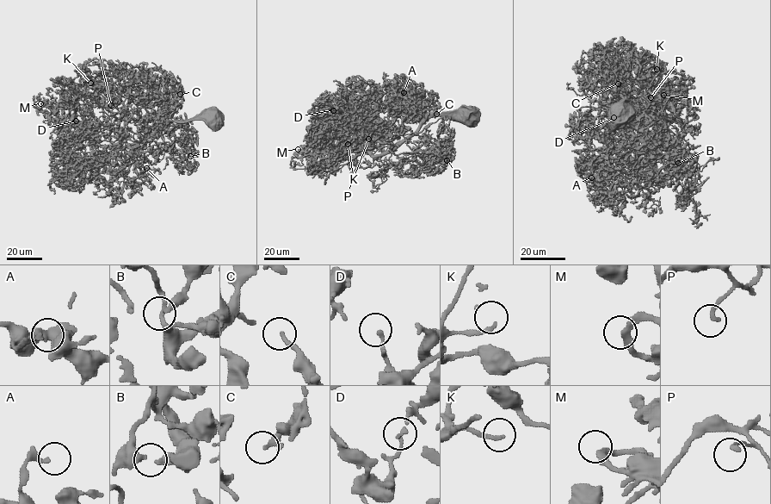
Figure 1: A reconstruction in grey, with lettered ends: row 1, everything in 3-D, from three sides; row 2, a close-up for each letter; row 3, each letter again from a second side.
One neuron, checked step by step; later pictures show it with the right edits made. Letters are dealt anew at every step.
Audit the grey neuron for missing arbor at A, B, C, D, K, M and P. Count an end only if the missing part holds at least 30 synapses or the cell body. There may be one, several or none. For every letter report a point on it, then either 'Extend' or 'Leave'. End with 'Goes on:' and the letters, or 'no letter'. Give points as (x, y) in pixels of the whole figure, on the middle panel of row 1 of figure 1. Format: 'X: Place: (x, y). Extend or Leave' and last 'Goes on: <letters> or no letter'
A: Place: (404, 92). Leave
B: Place: (447, 160). Leave
C: Place: (436, 114). Leave
D: Place: (333, 110). Leave
K: Place: (348, 144). Leave
M: Place: (298, 149). Leave
P: Place: (368, 139). Leave
Goes on: no letter

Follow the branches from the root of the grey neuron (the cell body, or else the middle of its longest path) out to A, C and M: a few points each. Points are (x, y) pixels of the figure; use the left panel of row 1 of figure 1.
A: (210, 115), (170, 121), (114, 146), (107, 162), (122, 167), (138, 154), (146, 168)
C: (210, 115), (170, 121), (114, 146), (131, 152), (147, 121), (174, 93), (180, 103), (180, 94)
M: (210, 115), (170, 121), (135, 143), (113, 147), (96, 142), (81, 111), (69, 102), (58, 107), (40, 103)

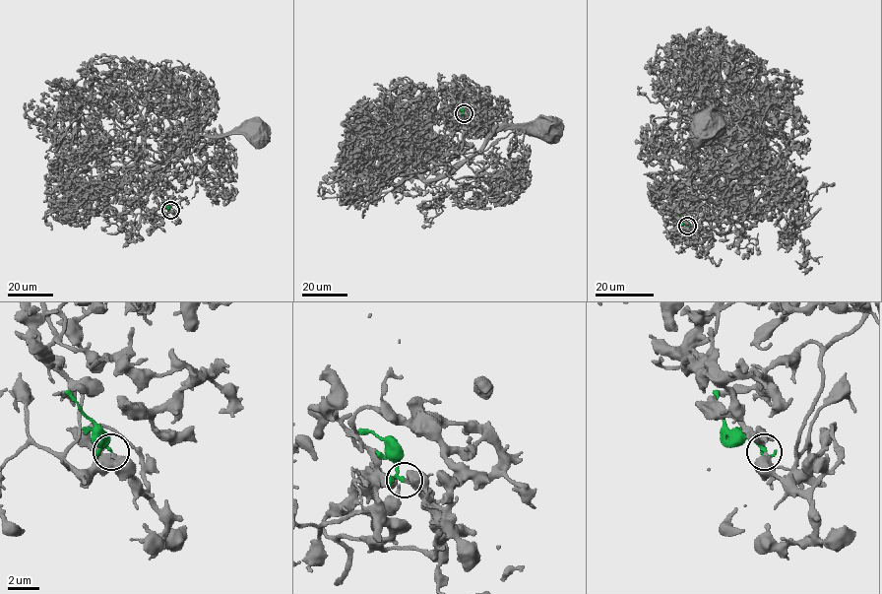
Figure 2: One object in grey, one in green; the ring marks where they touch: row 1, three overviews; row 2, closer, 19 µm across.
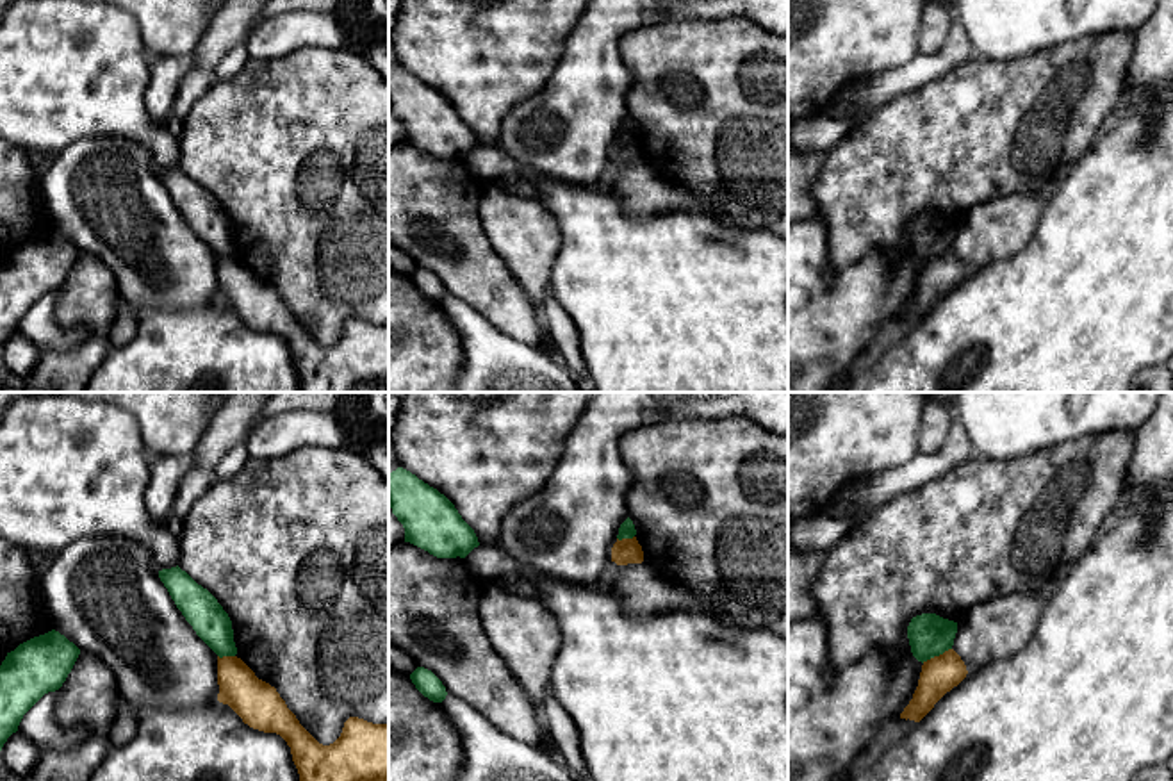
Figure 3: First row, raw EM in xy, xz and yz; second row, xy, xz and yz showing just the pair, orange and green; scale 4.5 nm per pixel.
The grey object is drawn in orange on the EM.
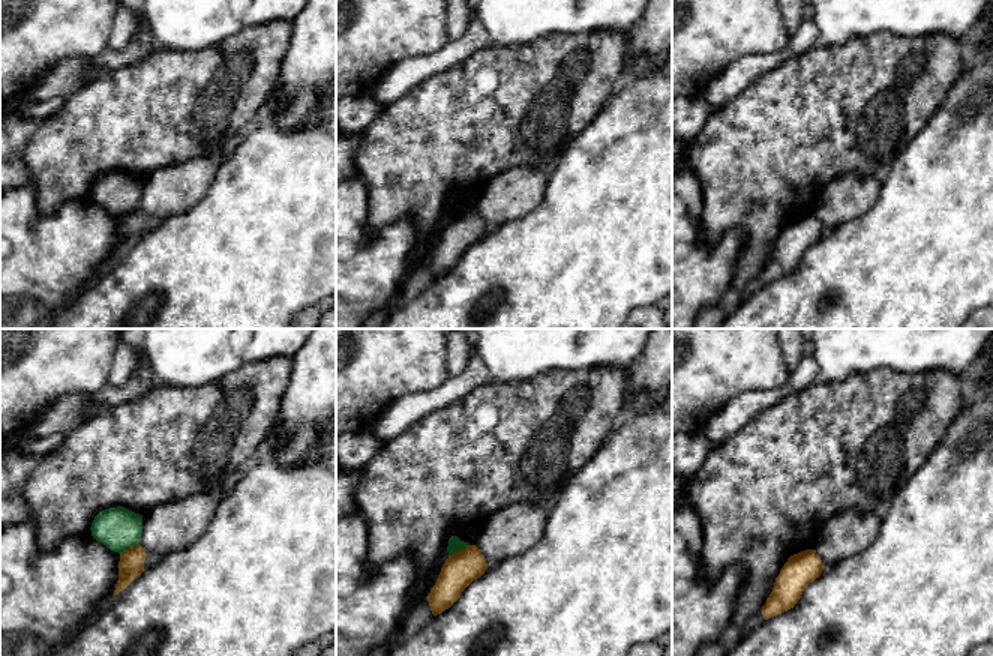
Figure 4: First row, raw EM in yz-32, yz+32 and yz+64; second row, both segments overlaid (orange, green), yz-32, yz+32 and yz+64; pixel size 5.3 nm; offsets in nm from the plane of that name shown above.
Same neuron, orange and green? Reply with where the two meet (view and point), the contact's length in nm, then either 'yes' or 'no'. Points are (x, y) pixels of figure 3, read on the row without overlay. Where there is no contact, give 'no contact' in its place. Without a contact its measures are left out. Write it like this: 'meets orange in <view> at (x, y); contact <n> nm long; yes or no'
meets orange in yz at (936, 257); contact 150 nm long; no

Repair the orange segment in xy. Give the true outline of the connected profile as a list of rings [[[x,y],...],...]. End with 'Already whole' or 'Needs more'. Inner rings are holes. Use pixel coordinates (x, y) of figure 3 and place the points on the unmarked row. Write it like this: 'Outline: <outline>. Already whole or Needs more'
Outline: [[[217,257],[217,285],[217,301],[228,305],[244,325],[276,333],[287,342],[299,374],[299,392],[389,392],[389,323],[373,325],[349,317],[340,337],[323,346],[299,325],[276,289],[258,280],[241,259]]]. Already whole

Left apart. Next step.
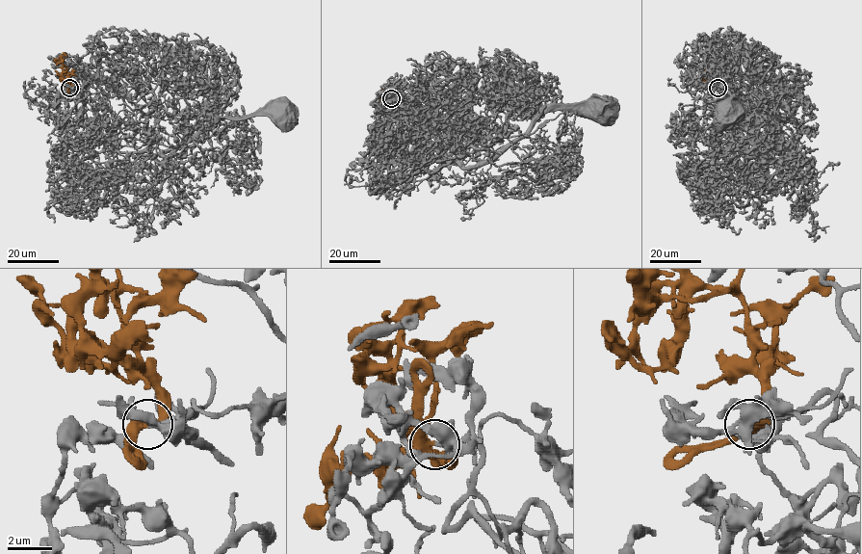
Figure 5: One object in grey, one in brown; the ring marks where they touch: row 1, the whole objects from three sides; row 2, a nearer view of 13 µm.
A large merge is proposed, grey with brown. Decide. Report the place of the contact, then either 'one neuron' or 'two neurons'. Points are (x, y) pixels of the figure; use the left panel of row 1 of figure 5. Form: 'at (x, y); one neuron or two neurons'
at (69, 88); one neuron

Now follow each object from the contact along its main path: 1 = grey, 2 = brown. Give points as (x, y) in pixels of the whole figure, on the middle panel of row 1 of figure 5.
1: (391, 99), (446, 141), (432, 161), (464, 167), (497, 159), (550, 110), (600, 109)
2: (391, 98), (383, 96), (375, 112)

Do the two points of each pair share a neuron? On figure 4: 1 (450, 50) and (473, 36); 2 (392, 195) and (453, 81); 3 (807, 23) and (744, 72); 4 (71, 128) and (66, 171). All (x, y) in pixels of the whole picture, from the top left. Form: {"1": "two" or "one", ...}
{"1": "one", "2": "one", "3": "one", "4": "one"}

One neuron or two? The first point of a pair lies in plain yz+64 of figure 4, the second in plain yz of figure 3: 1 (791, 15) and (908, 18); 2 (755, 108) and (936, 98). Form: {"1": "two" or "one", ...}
{"1": "two", "2": "one"}

